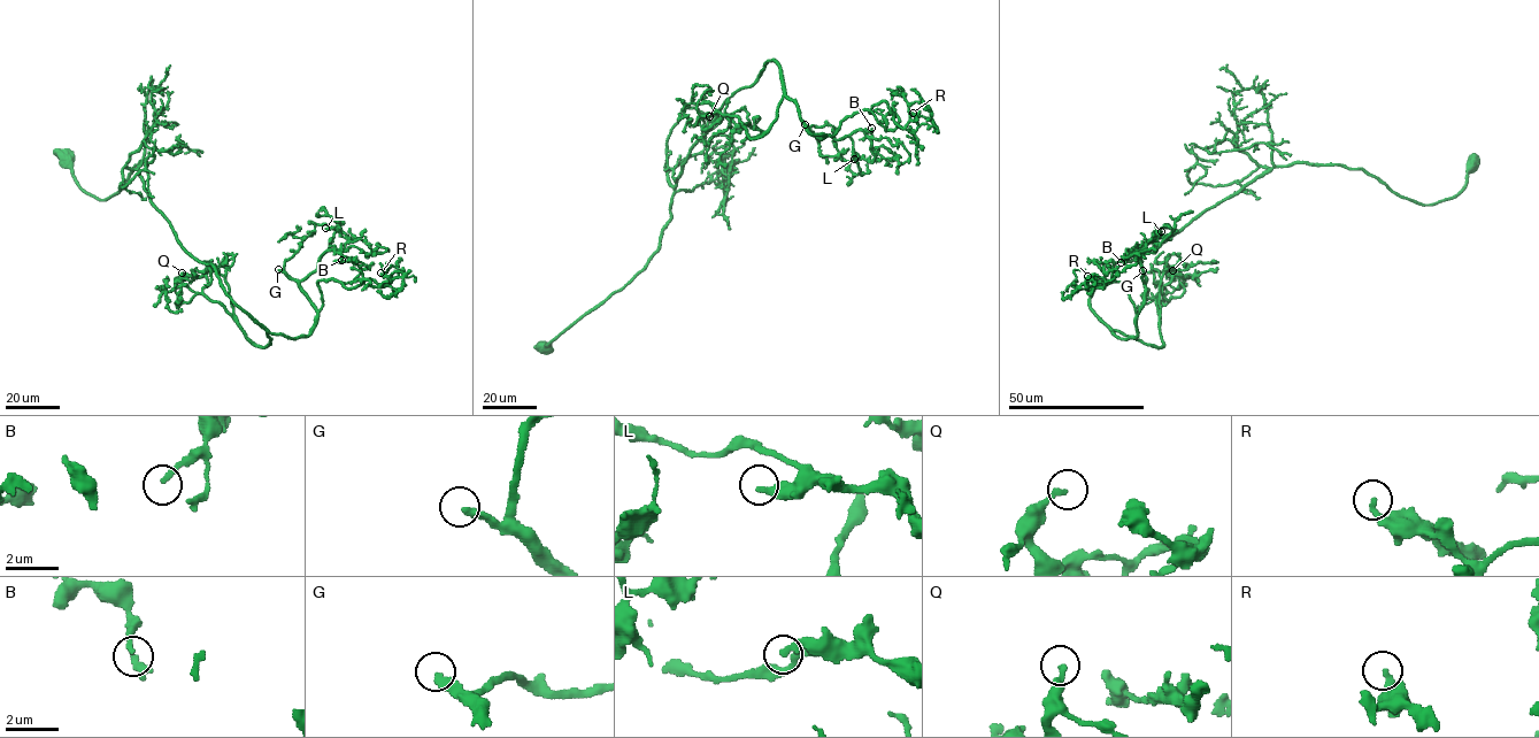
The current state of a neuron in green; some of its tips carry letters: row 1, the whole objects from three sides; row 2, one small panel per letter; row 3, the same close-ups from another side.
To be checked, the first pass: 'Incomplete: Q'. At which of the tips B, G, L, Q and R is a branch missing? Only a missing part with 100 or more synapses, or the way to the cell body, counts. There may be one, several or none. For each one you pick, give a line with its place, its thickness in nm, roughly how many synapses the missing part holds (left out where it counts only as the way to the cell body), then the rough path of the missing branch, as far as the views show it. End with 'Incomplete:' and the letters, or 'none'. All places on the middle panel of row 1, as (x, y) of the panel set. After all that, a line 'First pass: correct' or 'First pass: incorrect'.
G: Place: (805, 124). Thickness 240 nm. Roughly 250 synapses. Course of what is missing: (805, 124), (782, 120), (776, 135), (778, 147), (818, 182), (825, 179), (830, 169), (828, 167)
Incomplete: G
First pass: incorrect

